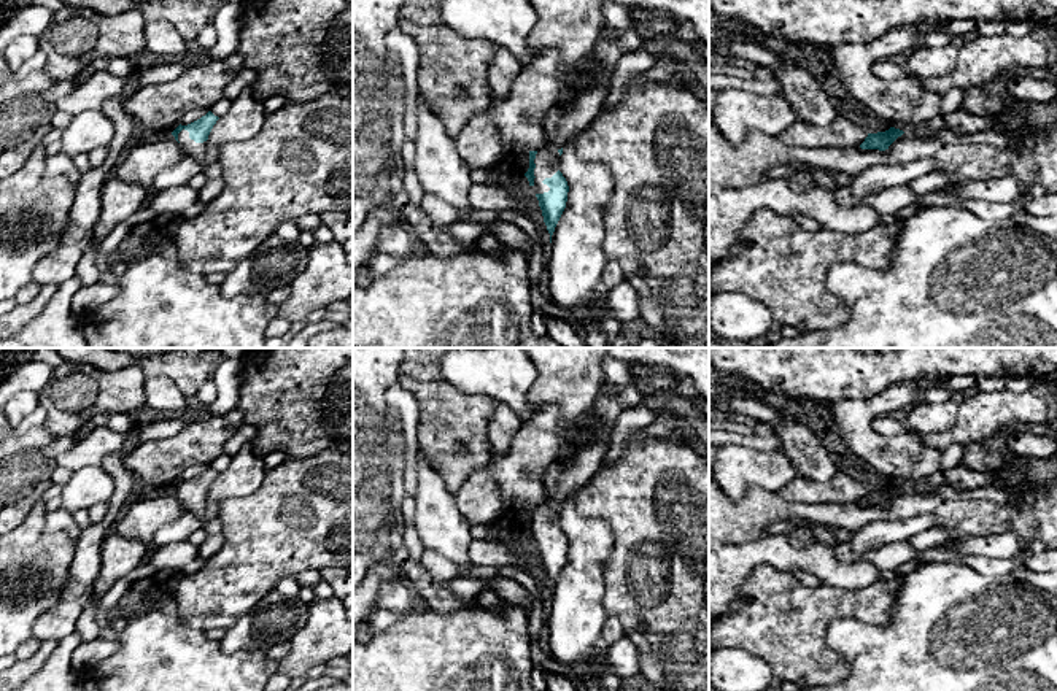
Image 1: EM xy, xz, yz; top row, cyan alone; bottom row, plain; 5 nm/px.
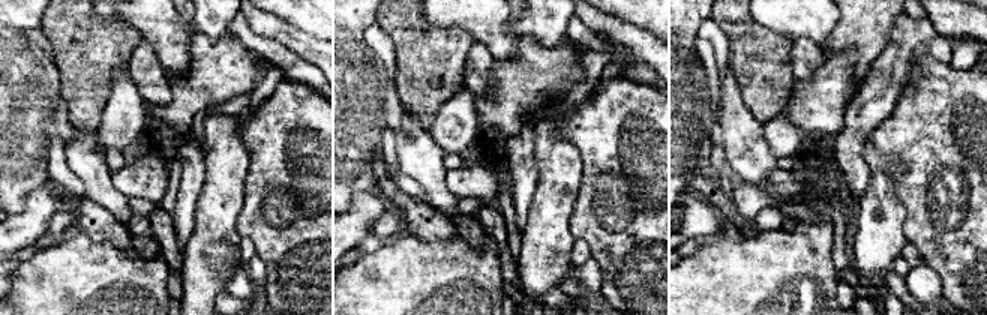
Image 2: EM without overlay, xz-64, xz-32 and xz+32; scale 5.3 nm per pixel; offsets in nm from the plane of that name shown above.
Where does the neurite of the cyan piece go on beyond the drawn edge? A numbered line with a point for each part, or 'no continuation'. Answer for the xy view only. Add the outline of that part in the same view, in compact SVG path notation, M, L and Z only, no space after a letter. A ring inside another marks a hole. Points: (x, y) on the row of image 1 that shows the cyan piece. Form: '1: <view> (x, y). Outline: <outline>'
1: xy (189, 146). Outline: M184 129L178 133L178 141L180 141L184 154L192 156L199 162L203 160L203 157L205 157L205 141L196 143L194 140L189 138L189 132L184 130Z

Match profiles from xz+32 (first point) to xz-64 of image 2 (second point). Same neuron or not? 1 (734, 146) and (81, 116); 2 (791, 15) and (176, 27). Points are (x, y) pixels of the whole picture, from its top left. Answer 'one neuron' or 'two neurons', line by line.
1: two neurons
2: one neuron

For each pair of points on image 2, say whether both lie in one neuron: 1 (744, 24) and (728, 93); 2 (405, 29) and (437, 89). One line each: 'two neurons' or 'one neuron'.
1: two neurons
2: one neuron

